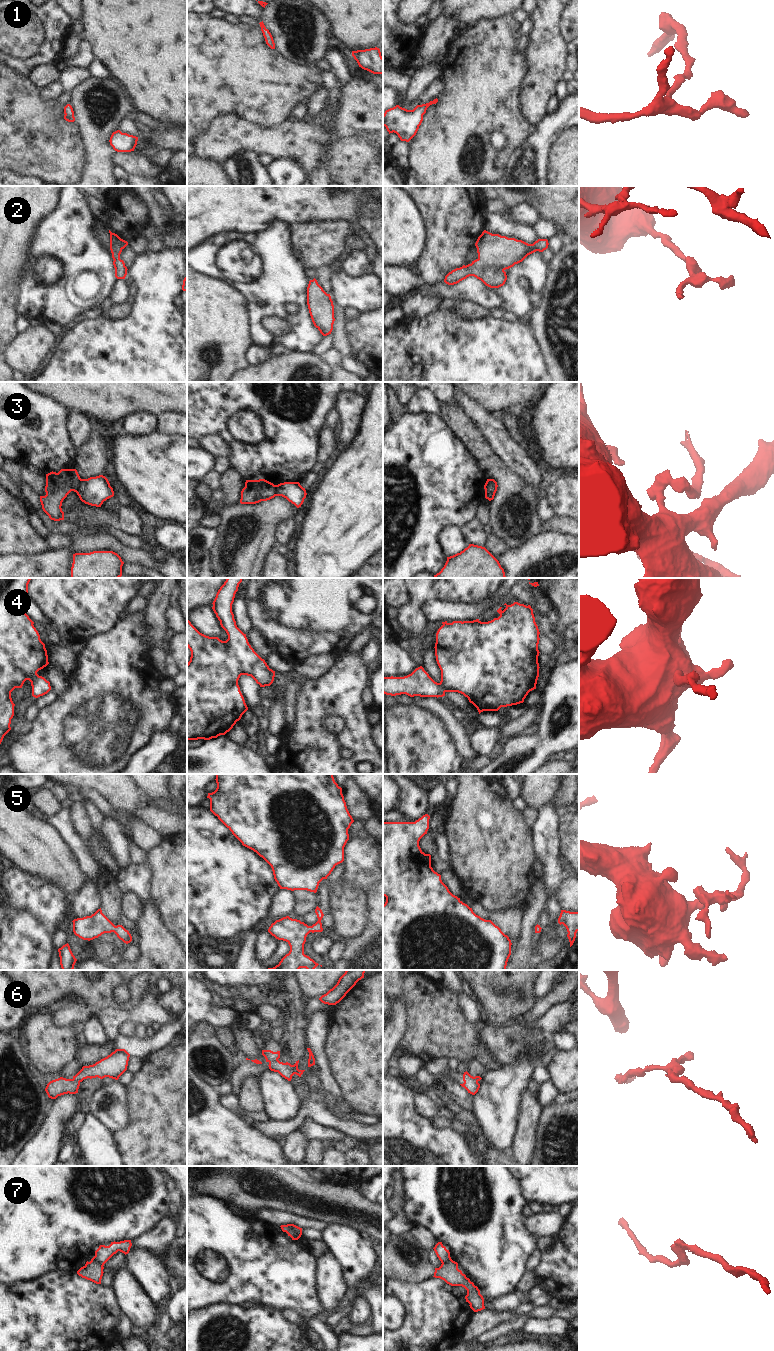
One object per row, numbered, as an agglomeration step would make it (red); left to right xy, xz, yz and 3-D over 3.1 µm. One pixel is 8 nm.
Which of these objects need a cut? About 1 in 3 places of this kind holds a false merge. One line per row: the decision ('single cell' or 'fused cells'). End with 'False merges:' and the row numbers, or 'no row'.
1: single cell
2: single cell
3: fused cells
4: single cell
5: single cell
6: fused cells
7: fused cells
False merges: 3, 6, 7

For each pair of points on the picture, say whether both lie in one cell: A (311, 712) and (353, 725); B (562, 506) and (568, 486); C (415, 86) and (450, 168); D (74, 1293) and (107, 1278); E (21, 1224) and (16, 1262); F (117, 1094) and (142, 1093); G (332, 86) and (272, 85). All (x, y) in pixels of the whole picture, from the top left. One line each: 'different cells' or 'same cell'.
A: same cell
B: same cell
C: different cells
D: different cells
E: same cell
F: different cells
G: different cells

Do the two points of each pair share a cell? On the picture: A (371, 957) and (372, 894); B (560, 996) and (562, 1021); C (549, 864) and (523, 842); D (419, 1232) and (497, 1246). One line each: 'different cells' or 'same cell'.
A: same cell
B: different cells
C: different cells
D: different cells

